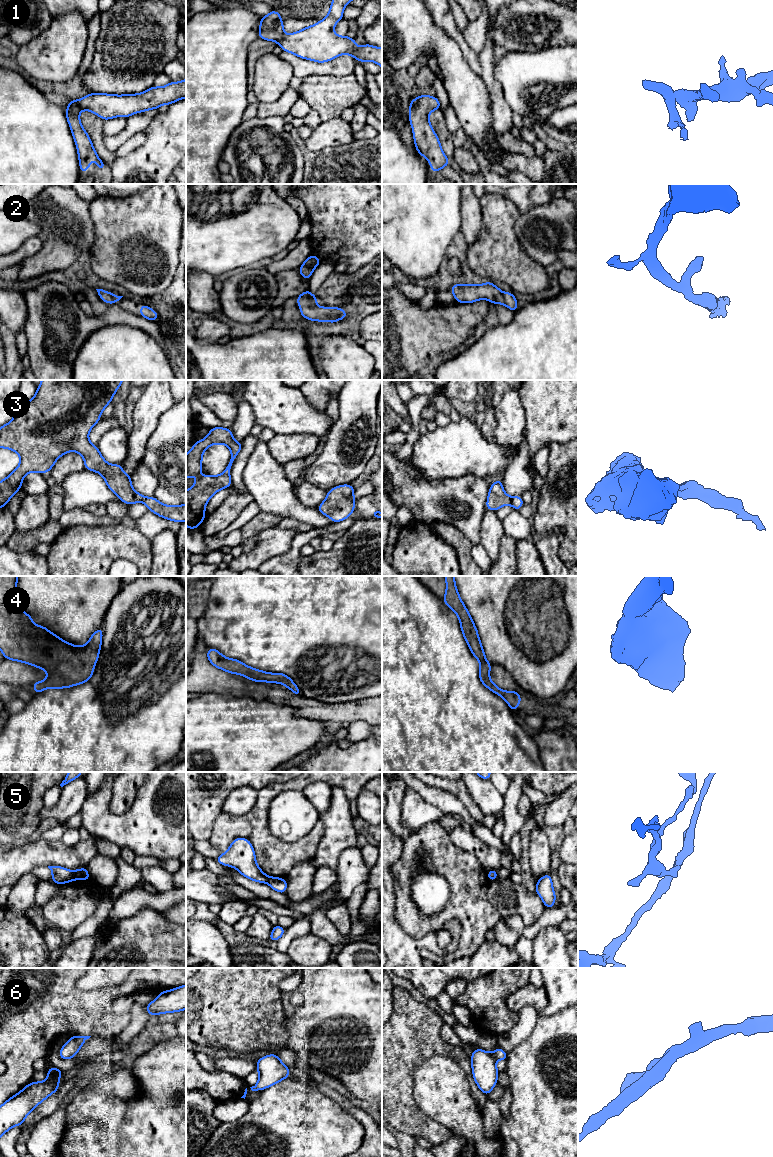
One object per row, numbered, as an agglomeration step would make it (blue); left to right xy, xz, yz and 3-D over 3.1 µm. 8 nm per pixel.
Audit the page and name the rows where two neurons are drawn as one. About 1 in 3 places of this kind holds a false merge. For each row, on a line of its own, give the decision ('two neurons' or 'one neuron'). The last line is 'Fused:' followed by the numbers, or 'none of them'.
1: one neuron
2: one neuron
3: one neuron
4: one neuron
5: two neurons
6: one neuron
Fused: 5

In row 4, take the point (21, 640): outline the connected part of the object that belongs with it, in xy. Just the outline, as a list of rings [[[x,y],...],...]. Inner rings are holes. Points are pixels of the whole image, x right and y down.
[[[0,576],[0,650],[5,659],[33,665],[48,673],[45,680],[32,684],[36,693],[41,693],[46,688],[69,688],[90,680],[98,661],[103,628],[99,627],[84,646],[75,646],[50,632],[45,626],[36,625],[31,616],[18,607],[18,577]]]

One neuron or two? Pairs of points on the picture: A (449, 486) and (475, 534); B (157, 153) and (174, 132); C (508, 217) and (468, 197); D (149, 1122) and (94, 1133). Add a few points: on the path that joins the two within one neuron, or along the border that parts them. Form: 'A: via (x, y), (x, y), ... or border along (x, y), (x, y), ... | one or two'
A: via (462, 499), (467, 500), (473, 506), (473, 521) | one
B: via (162, 148), (170, 137) | one
C: border along (478, 198), (481, 213), (480, 227) | two
D: via (135, 1136), (108, 1137) | one

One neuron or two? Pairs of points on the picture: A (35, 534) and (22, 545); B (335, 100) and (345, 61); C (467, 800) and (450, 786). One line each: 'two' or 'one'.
A: one
B: two
C: one

